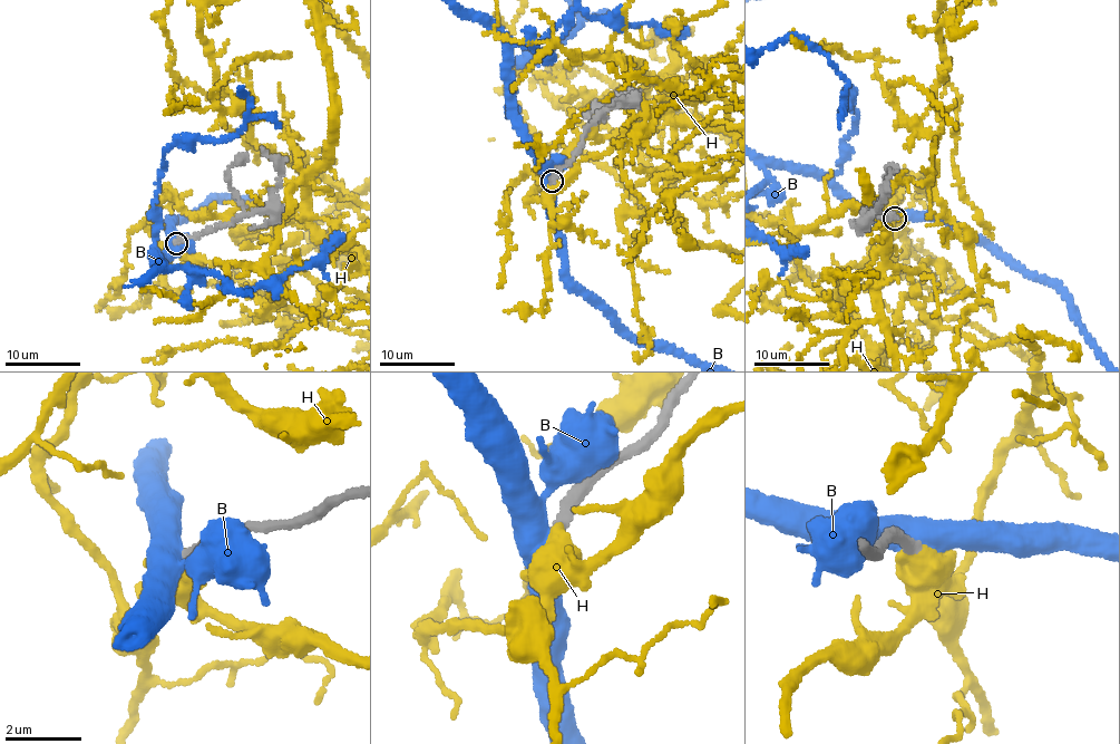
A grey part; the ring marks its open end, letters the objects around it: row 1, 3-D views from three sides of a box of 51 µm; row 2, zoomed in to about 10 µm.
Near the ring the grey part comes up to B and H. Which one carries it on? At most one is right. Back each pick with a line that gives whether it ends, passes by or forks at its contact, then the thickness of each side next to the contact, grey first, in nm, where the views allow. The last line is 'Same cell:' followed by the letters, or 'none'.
H: it ends there; 300 nm thick on the grey side, 750 nm on the other
Same cell: H

